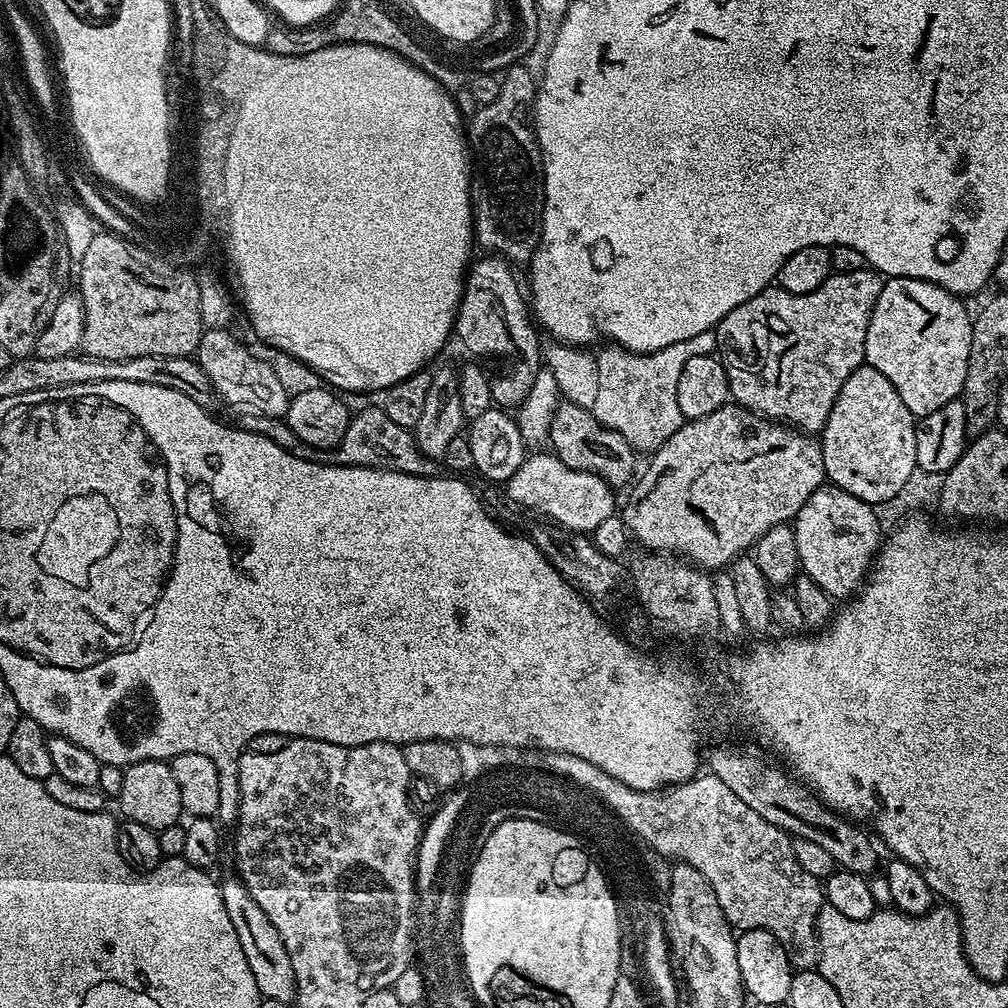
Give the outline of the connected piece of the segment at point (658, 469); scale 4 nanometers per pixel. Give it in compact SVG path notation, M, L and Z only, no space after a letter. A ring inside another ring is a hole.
M735 402L723 404L721 408L714 410L714 414L706 414L706 418L698 418L681 424L678 431L670 434L670 438L661 448L657 448L651 453L650 459L652 461L649 462L644 477L642 477L642 472L631 489L631 491L633 490L632 497L629 498L624 512L622 508L624 526L630 533L631 539L635 543L637 540L649 553L675 554L677 557L687 558L693 565L705 570L720 568L723 564L724 567L731 565L737 556L747 553L755 545L756 540L762 538L762 534L766 534L766 530L770 530L779 524L795 521L798 510L802 510L802 506L806 506L806 498L810 498L810 494L814 494L814 490L823 488L826 484L824 459L822 458L819 439L801 432L799 428L757 416L755 412L751 412L748 408L742 408Z

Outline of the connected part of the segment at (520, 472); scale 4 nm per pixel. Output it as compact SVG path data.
M554 454L529 455L506 482L508 496L516 504L549 516L556 524L569 528L572 534L592 534L606 518L617 511L617 493L598 474L574 470Z

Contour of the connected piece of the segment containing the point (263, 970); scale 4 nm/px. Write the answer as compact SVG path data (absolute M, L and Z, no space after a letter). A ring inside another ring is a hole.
M230 876L220 884L223 905L230 916L231 922L238 933L238 942L242 945L246 962L250 972L254 974L254 982L258 982L258 990L265 1000L282 1002L285 1006L291 1005L296 999L296 979L294 978L293 960L282 943L281 935L275 929L270 918L263 913L258 902L251 898L239 877Z

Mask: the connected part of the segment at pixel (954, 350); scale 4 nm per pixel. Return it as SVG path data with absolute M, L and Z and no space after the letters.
M905 276L885 279L878 294L878 302L866 330L864 359L867 364L874 366L874 370L879 370L881 374L886 374L886 378L890 378L890 386L898 390L902 402L906 402L906 410L910 410L910 414L918 418L934 414L934 410L946 406L946 402L957 399L964 391L966 366L970 362L973 322L973 317L970 312L968 316L964 304L961 297L934 282Z

